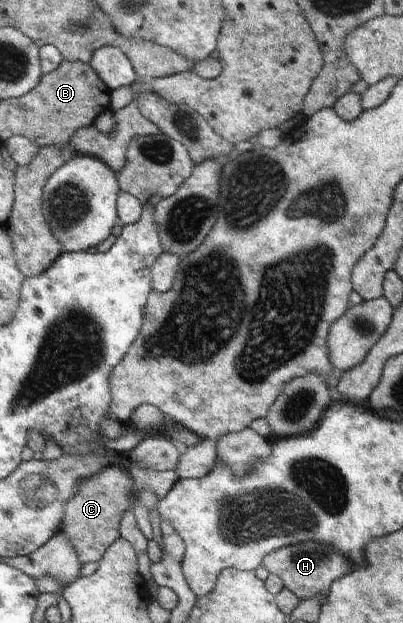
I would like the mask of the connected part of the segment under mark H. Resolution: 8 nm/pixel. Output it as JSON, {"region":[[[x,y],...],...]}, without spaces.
{"region":[[[304,541],[295,545],[279,548],[263,558],[264,568],[269,574],[278,575],[283,580],[284,588],[294,593],[301,601],[319,597],[324,602],[331,589],[331,584],[350,574],[354,564],[332,545],[323,545],[318,541]]]}

